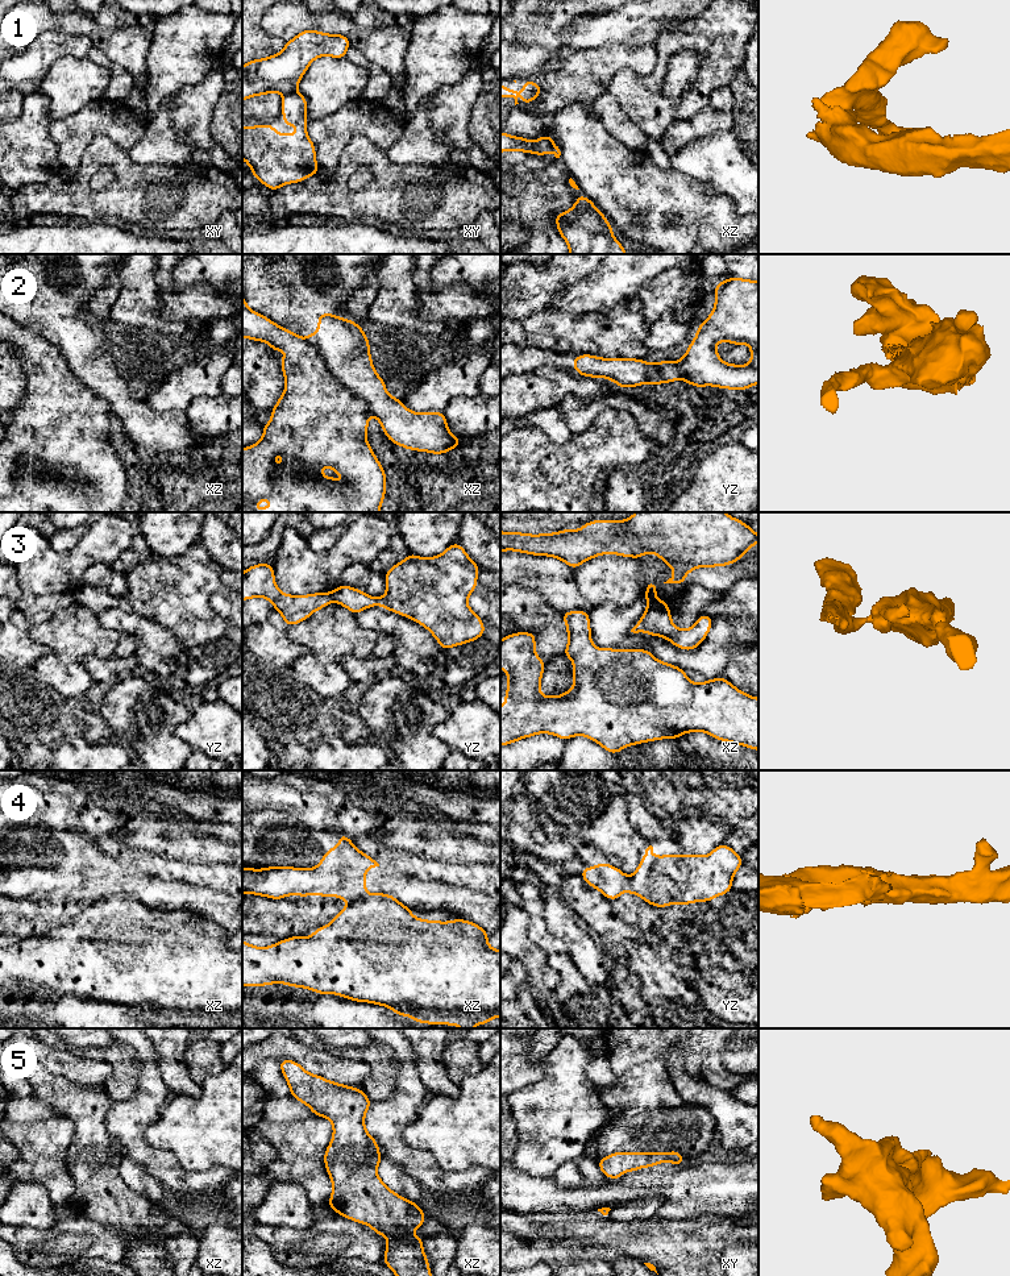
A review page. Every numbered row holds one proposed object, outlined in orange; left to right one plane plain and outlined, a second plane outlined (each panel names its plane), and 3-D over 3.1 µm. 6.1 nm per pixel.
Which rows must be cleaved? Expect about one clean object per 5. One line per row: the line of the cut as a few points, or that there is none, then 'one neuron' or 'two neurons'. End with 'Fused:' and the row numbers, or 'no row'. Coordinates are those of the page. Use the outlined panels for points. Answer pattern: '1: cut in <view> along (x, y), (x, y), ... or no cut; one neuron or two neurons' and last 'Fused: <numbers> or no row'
1: cut in xy along (295, 91), (283, 95); two neurons
2: cut in xz along (306, 340), (315, 346), (329, 372), (358, 397), (370, 412); two neurons
3: cut in yz along (329, 593), (332, 599); two neurons
4: cut in xz along (368, 894), (350, 902); two neurons
5: no cut; one neuron
Fused: 1, 2, 3, 4

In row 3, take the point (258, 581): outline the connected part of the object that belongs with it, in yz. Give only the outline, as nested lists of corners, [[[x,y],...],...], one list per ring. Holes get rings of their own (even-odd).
[[[255,564],[242,573],[242,600],[266,598],[282,615],[287,627],[308,619],[315,611],[332,602],[331,593],[312,593],[309,595],[283,594],[275,585],[274,565]]]

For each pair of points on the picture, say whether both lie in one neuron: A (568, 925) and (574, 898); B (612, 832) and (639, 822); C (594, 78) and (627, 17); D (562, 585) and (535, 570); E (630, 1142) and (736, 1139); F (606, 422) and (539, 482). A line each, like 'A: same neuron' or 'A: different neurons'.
A: different neurons
B: different neurons
C: different neurons
D: same neuron
E: different neurons
F: same neuron

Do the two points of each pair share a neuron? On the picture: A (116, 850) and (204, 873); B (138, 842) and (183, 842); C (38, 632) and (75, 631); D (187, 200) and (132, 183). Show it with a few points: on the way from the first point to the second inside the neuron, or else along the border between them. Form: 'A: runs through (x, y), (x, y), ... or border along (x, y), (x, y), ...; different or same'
A: runs through (138, 857), (162, 868), (182, 871); same
B: runs through (149, 842), (173, 842); same
C: runs through (48, 632), (66, 632); same
D: runs through (174, 196), (145, 195); same

